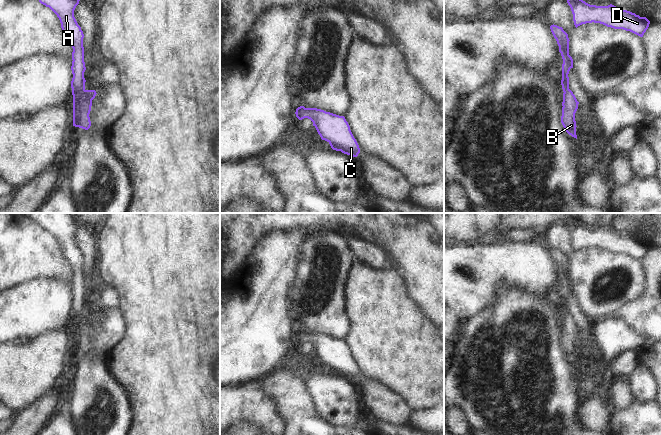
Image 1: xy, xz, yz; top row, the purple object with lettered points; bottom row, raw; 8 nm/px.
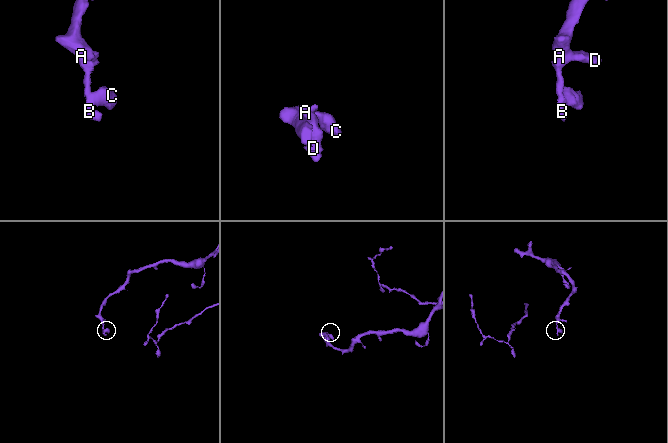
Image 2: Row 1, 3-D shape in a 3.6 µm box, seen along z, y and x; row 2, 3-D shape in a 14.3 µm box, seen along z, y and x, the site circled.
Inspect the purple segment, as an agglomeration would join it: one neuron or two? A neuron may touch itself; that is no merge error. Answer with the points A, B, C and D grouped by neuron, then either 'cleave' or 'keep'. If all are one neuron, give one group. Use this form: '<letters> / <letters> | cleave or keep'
A B C D | keep

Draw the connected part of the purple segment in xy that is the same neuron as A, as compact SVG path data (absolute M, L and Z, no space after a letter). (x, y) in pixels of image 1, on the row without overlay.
M22 213L49 231L59 242L64 260L69 264L72 276L71 305L73 319L73 350L88 354L91 350L90 335L95 314L85 313L84 258L78 249L74 234L80 223L71 213Z

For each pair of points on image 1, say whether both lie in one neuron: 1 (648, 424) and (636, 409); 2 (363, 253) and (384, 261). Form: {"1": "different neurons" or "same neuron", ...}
{"1": "same neuron", "2": "same neuron"}

